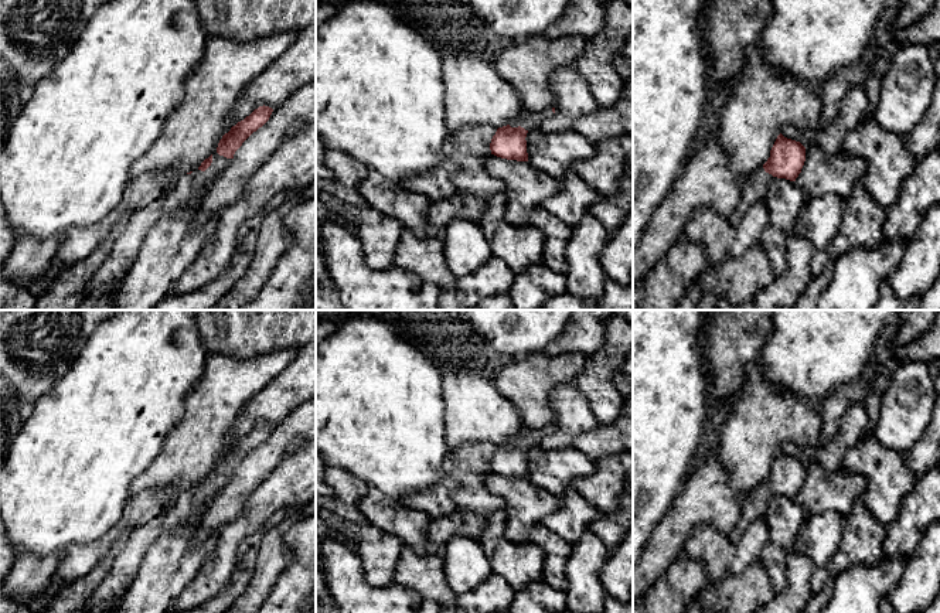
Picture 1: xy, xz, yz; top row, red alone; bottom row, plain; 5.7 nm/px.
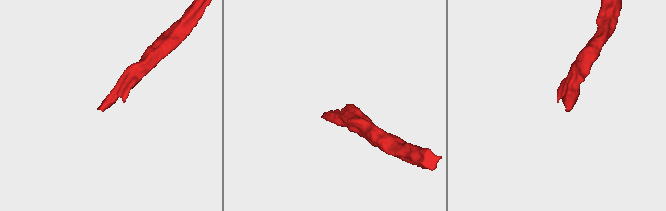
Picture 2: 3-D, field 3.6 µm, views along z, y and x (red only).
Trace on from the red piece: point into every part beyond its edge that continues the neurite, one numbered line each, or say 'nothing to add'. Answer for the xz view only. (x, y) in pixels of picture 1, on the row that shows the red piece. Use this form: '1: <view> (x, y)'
1: xz (530, 121)

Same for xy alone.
1: xy (187, 190)

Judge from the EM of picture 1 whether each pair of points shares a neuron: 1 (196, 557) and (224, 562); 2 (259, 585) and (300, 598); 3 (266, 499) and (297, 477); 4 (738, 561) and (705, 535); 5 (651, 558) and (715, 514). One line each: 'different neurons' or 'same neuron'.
1: different neurons
2: different neurons
3: same neuron
4: same neuron
5: same neuron

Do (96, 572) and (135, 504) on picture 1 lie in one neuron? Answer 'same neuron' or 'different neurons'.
different neurons

